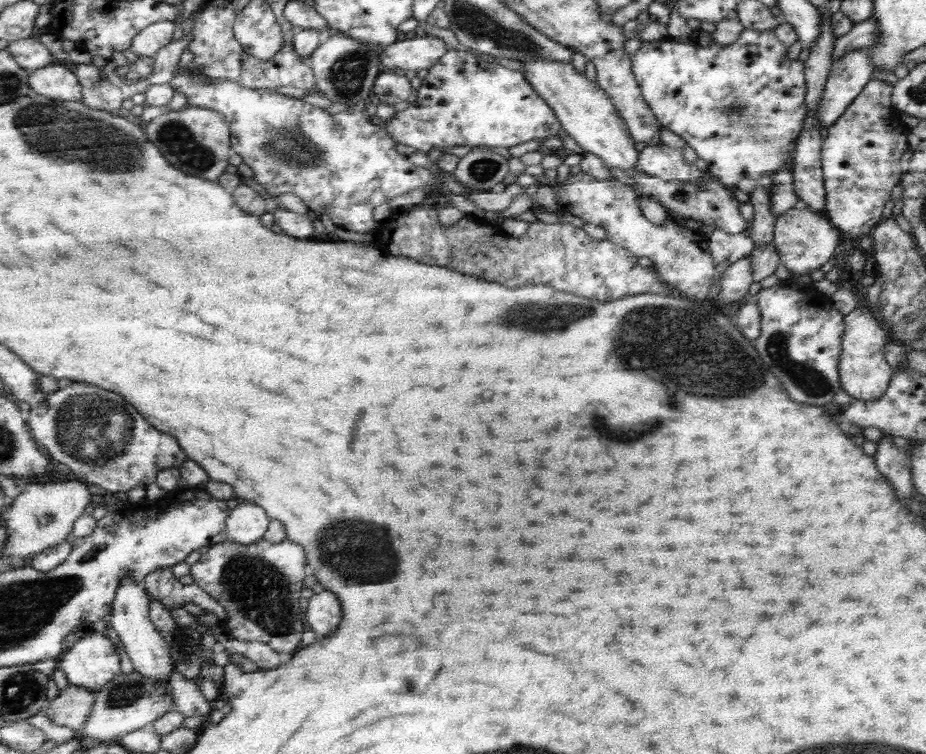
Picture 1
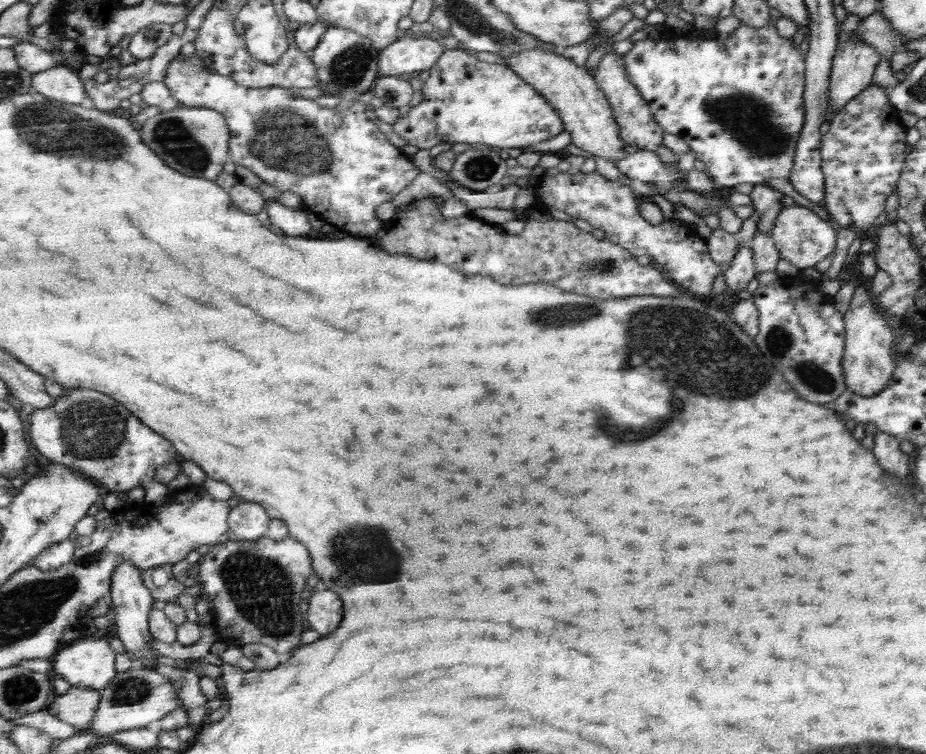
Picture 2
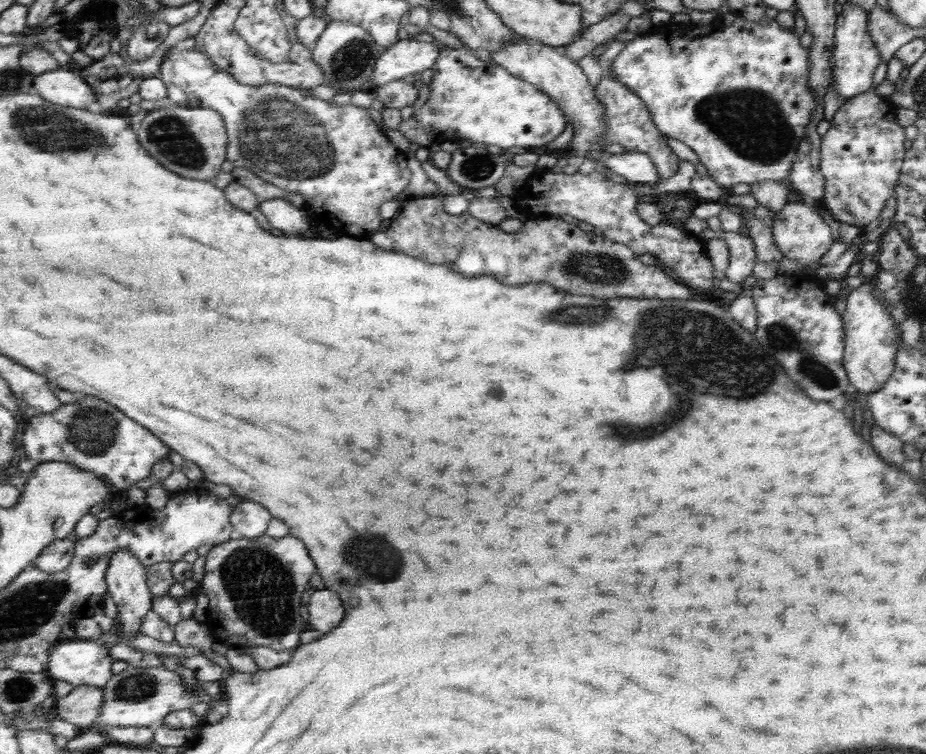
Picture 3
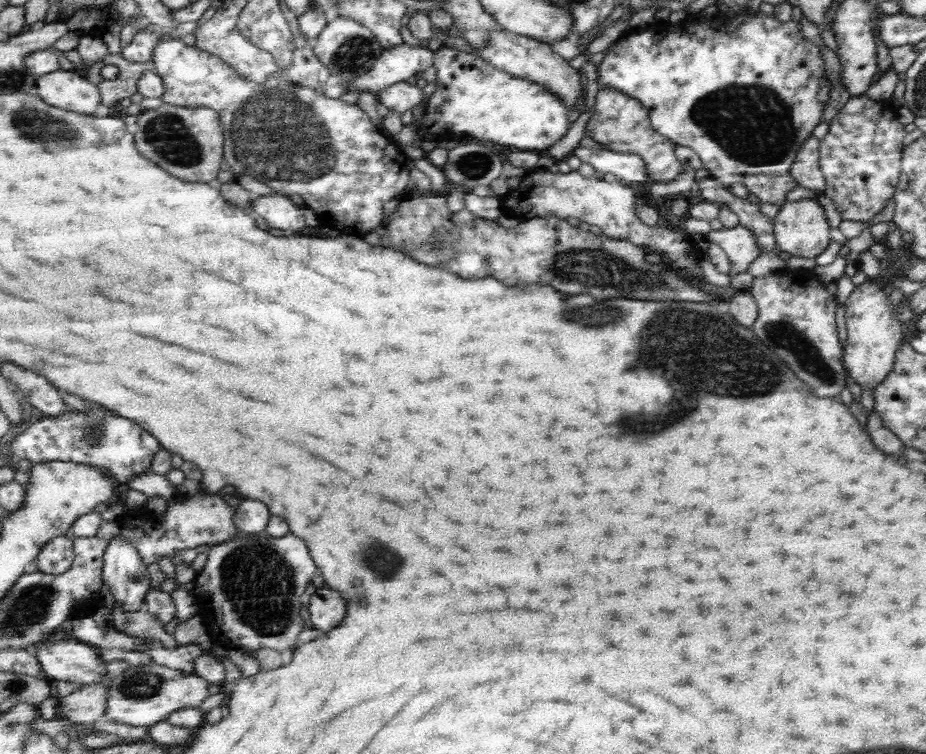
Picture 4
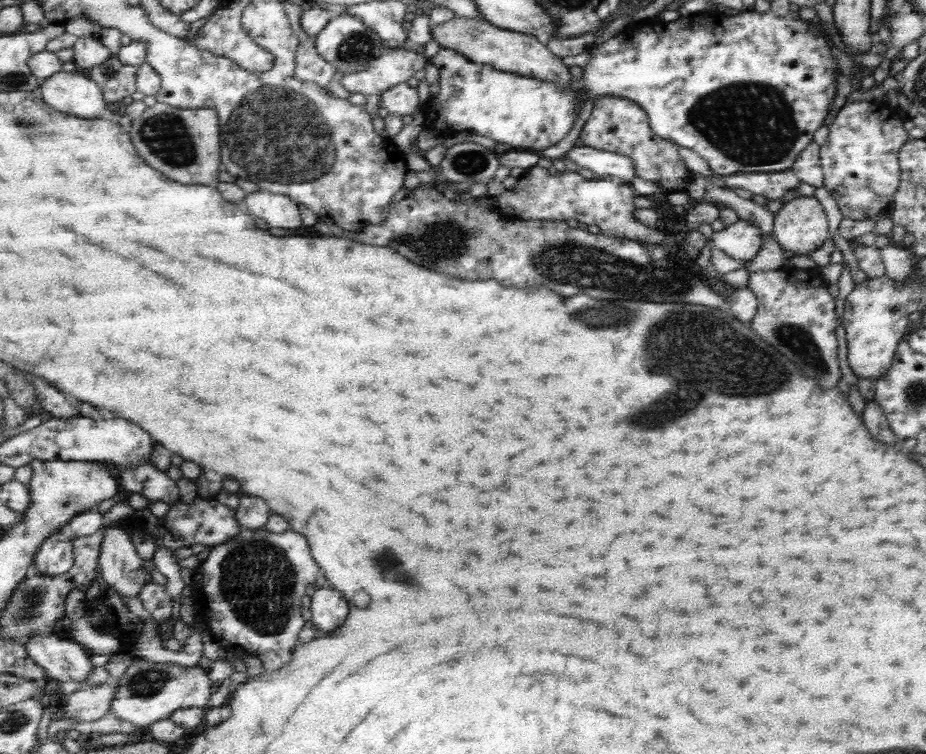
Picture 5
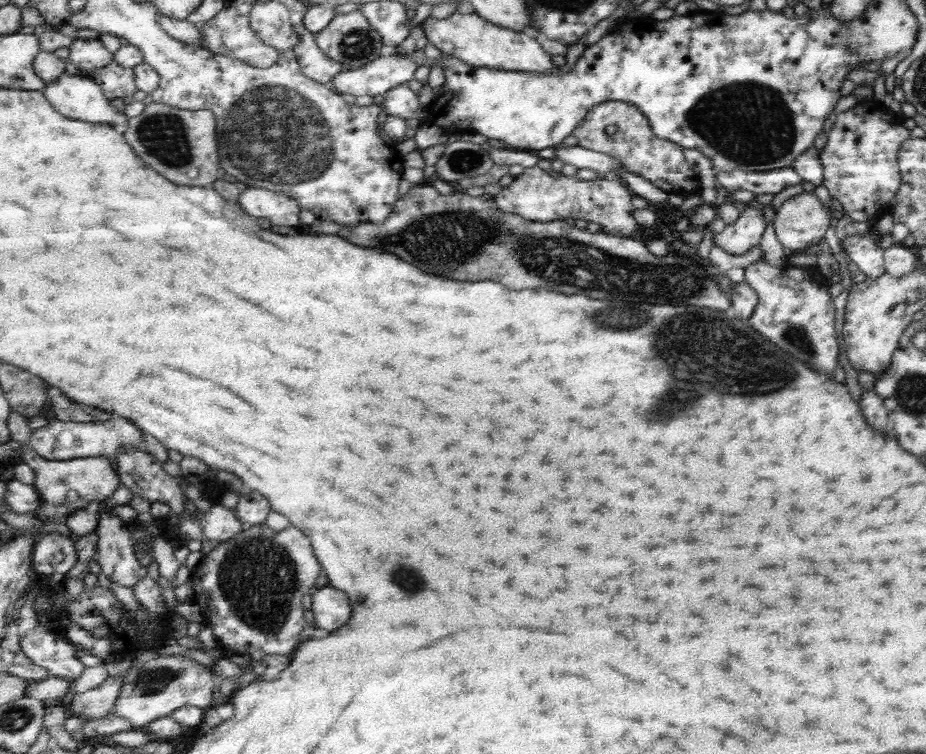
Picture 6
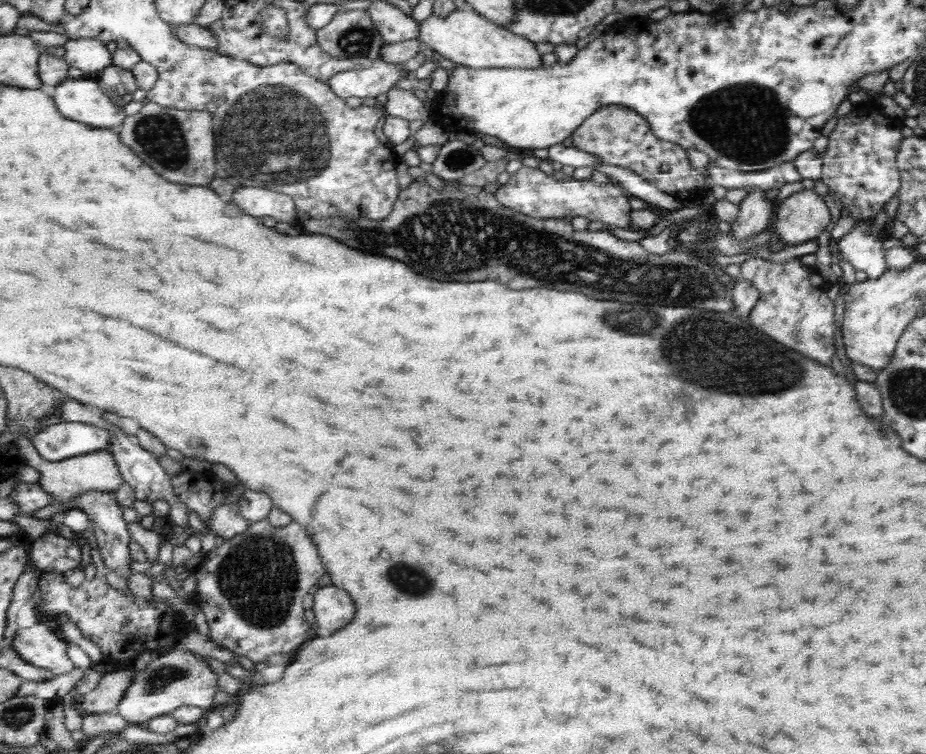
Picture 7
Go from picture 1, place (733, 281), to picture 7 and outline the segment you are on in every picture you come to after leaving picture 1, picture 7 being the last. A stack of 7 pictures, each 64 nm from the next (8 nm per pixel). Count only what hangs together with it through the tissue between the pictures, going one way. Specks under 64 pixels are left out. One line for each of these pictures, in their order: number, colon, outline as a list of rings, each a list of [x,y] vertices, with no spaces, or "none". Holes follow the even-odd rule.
2: [[[743,246],[735,252],[733,264],[721,274],[727,284],[727,294],[737,294],[739,290],[747,290],[747,282],[755,278],[755,264],[753,264],[753,252]]]
3: [[[707,228],[697,236],[703,242],[709,238],[717,238],[717,236],[721,236],[725,240],[727,250],[729,250],[729,266],[725,270],[725,278],[729,278],[733,284],[741,284],[745,278],[751,276],[753,266],[757,262],[757,254],[755,254],[755,246],[747,234],[743,234],[743,232],[725,234],[725,232],[713,232]]]
4: [[[733,226],[727,230],[711,230],[707,234],[707,240],[711,244],[717,244],[733,264],[729,270],[729,276],[747,272],[749,264],[761,254],[753,232],[749,232],[745,226]]]
5: [[[737,220],[735,224],[713,232],[709,238],[709,244],[713,244],[713,248],[719,248],[735,260],[753,260],[761,248],[761,242],[763,238],[759,228],[753,222],[745,220]]]
6: [[[751,200],[749,208],[743,210],[735,222],[731,222],[721,234],[713,234],[713,246],[719,246],[733,256],[743,256],[743,252],[757,246],[767,226],[761,208],[761,204]]]
7: [[[747,190],[745,198],[739,202],[739,216],[731,222],[729,232],[741,244],[755,240],[769,226],[771,210],[773,204],[763,190]]]

